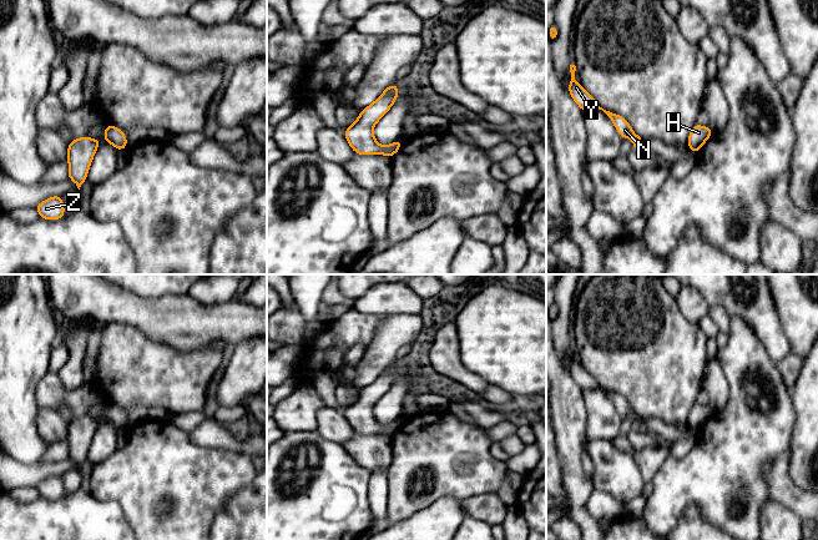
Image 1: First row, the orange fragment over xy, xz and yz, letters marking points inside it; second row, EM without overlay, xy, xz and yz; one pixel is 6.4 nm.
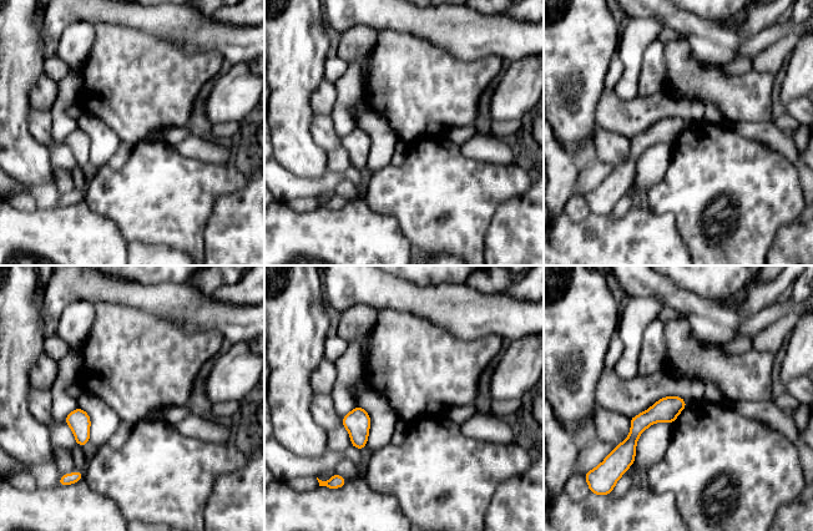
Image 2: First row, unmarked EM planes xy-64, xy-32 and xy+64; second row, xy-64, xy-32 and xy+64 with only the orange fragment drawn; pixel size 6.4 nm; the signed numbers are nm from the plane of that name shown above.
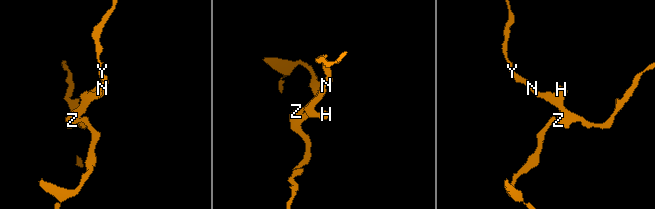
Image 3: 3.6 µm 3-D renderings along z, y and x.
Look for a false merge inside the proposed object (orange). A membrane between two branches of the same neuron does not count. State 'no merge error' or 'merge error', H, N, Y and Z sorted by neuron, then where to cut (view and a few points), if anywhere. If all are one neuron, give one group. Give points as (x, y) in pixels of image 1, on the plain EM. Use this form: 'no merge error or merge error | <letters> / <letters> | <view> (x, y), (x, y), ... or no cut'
no merge error | H N Y Z | no cut

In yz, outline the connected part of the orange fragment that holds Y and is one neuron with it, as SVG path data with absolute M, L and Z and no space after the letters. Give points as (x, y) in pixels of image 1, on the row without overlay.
M570 344L571 359L569 364L569 372L574 380L581 387L581 389L584 392L602 389L611 398L622 419L630 417L632 419L633 428L643 428L643 419L633 412L628 402L621 394L612 393L600 387L597 380L575 359L575 350L576 345Z

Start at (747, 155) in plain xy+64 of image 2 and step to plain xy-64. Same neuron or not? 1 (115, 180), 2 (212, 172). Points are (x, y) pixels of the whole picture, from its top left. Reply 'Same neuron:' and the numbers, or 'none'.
Same neuron: 1, 2

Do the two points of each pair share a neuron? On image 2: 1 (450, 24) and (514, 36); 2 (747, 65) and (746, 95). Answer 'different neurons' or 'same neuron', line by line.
1: same neuron
2: different neurons

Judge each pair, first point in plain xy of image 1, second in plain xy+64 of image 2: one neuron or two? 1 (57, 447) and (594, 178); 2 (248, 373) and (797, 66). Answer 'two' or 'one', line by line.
1: one
2: one

